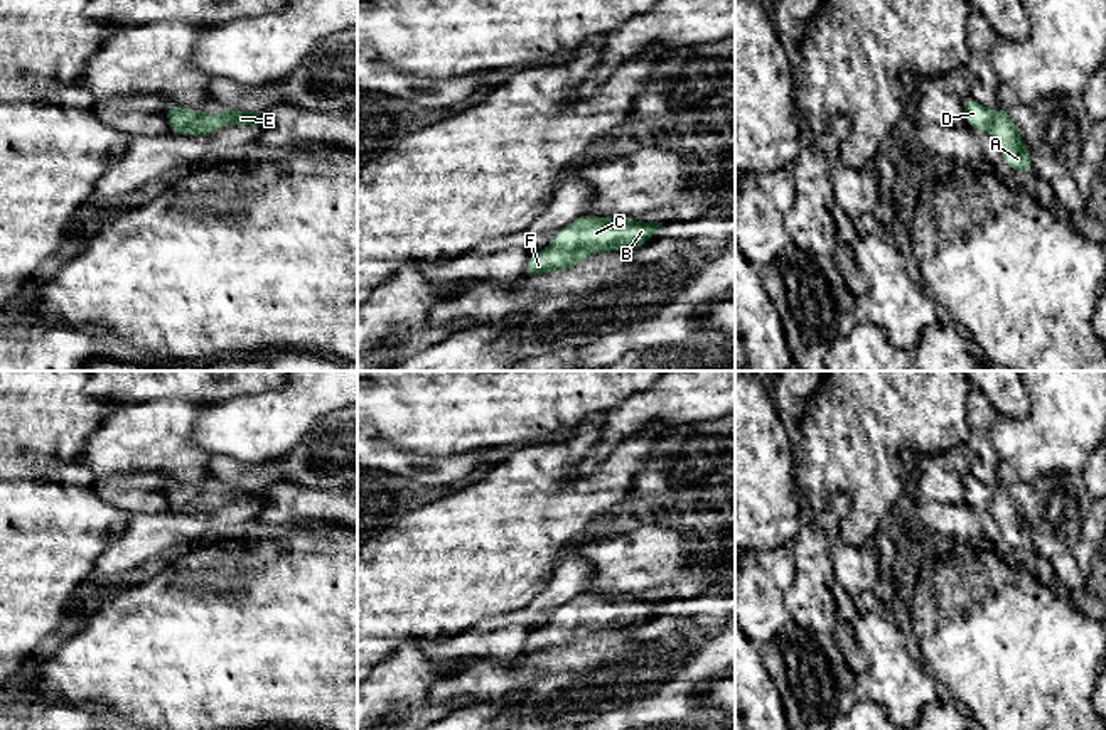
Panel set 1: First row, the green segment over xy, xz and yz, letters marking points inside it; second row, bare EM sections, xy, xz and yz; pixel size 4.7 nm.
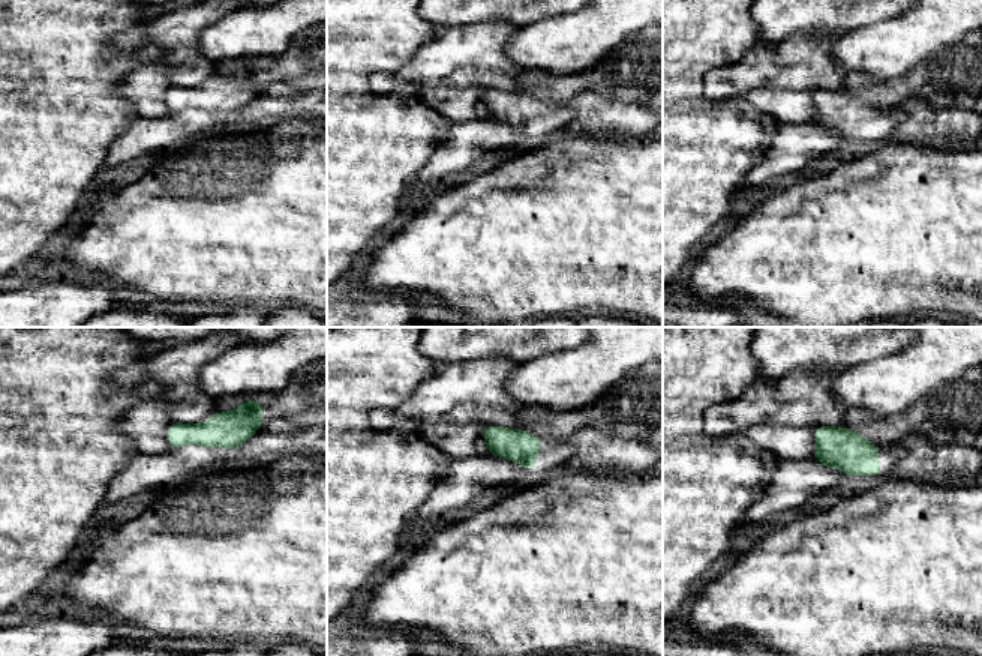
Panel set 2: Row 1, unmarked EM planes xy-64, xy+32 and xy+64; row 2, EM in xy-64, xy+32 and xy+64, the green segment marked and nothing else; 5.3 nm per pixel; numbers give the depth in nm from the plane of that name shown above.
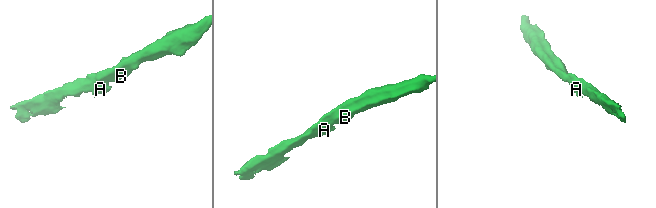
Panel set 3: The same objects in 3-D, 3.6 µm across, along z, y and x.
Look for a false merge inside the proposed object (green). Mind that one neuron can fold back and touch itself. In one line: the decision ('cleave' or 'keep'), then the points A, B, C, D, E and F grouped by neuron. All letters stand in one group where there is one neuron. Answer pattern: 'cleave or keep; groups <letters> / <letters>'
keep; groups A B C D E F

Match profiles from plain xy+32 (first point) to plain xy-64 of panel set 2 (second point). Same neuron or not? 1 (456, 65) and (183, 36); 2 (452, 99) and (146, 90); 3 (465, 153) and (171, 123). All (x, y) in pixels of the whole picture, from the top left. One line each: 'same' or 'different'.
1: same
2: same
3: same

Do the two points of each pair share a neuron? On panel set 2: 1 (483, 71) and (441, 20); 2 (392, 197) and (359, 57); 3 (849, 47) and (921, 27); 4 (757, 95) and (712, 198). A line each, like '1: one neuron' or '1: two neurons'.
1: two neurons
2: one neuron
3: one neuron
4: two neurons

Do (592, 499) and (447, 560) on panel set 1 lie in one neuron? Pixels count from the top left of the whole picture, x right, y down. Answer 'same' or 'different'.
same

